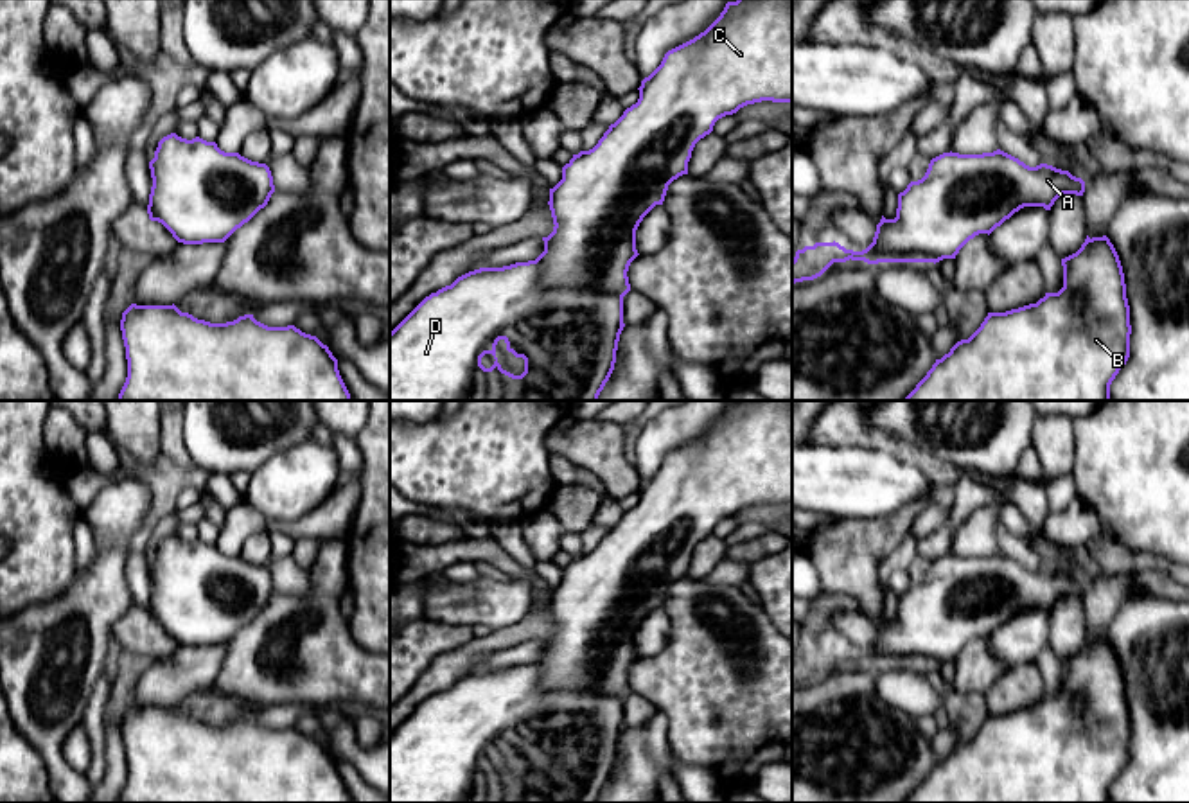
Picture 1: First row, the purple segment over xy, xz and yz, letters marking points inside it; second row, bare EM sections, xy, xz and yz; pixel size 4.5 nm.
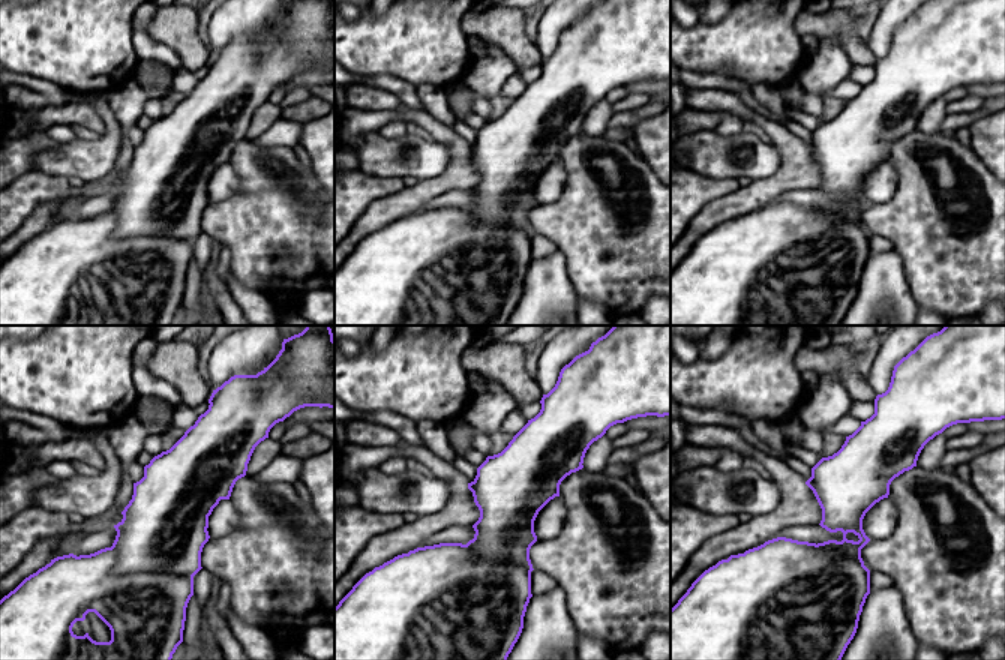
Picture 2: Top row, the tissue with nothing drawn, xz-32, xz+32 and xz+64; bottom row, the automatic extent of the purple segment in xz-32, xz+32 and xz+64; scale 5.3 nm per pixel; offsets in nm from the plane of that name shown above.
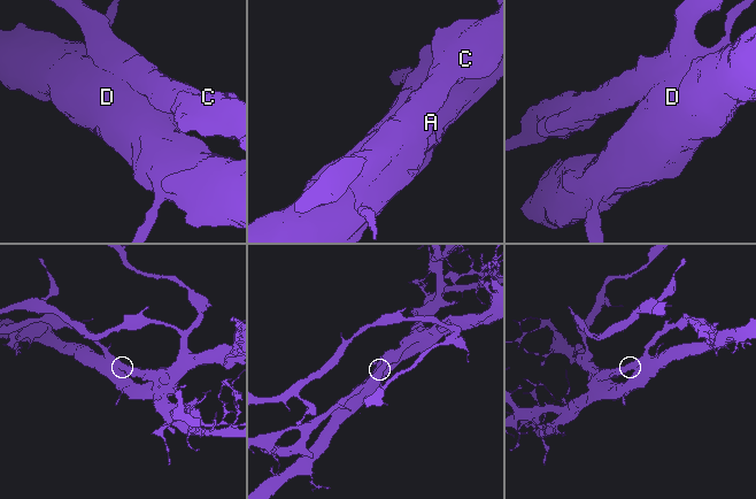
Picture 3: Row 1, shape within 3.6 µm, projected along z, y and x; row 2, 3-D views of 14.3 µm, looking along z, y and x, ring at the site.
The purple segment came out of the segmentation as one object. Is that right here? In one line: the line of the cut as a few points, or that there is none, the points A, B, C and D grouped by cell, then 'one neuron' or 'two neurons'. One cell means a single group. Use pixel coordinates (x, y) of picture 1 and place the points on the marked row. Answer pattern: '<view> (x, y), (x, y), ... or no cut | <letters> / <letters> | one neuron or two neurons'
no cut | A B C D | one neuron

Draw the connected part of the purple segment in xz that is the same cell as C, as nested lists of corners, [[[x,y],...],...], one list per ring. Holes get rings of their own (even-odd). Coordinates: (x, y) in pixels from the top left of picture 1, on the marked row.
[[[736,0],[727,2],[720,16],[693,40],[668,50],[661,65],[641,81],[639,99],[609,126],[598,144],[589,151],[580,151],[562,167],[562,180],[550,189],[550,210],[553,232],[544,241],[544,251],[528,262],[515,262],[503,268],[480,268],[458,277],[451,286],[426,296],[392,332],[390,332],[390,401],[598,401],[609,381],[623,323],[623,296],[630,291],[629,266],[639,255],[636,250],[636,230],[643,217],[663,205],[668,185],[688,174],[688,162],[695,144],[713,131],[718,119],[736,113],[740,108],[762,101],[792,102],[792,0]],[[503,340],[506,350],[524,359],[524,372],[514,375],[501,368],[496,357],[496,345]]]

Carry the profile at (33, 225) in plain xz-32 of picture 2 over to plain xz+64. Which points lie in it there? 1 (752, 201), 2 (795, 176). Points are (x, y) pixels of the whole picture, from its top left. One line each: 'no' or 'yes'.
1: yes
2: yes

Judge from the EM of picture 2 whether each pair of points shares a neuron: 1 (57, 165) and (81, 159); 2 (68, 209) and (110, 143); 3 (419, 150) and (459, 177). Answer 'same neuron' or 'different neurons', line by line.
1: same neuron
2: different neurons
3: different neurons

